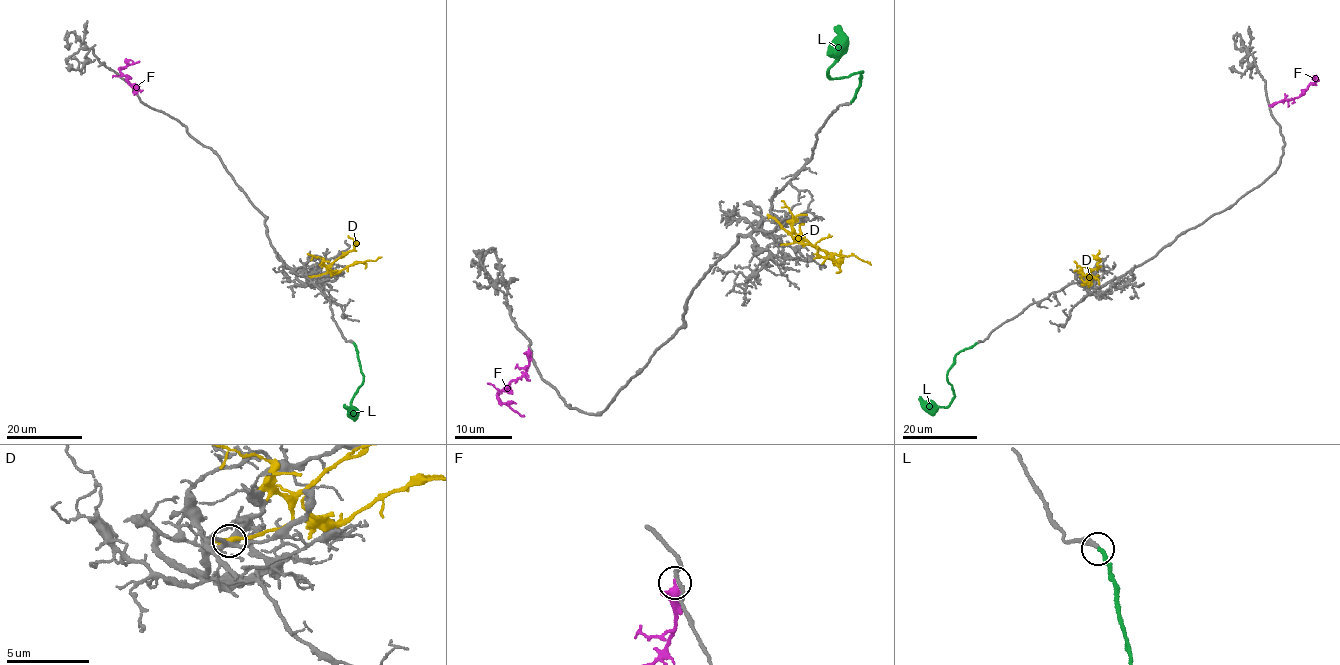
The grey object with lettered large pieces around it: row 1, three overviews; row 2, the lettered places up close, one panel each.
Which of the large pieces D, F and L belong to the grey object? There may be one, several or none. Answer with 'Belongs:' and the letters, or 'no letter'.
Belongs: no letter

